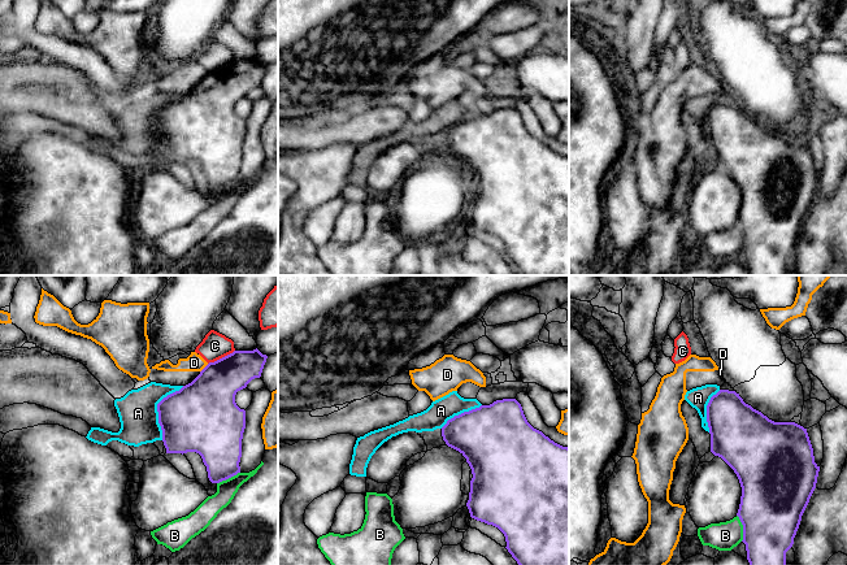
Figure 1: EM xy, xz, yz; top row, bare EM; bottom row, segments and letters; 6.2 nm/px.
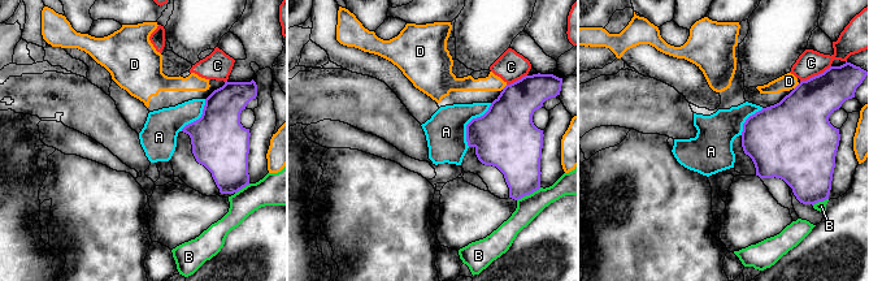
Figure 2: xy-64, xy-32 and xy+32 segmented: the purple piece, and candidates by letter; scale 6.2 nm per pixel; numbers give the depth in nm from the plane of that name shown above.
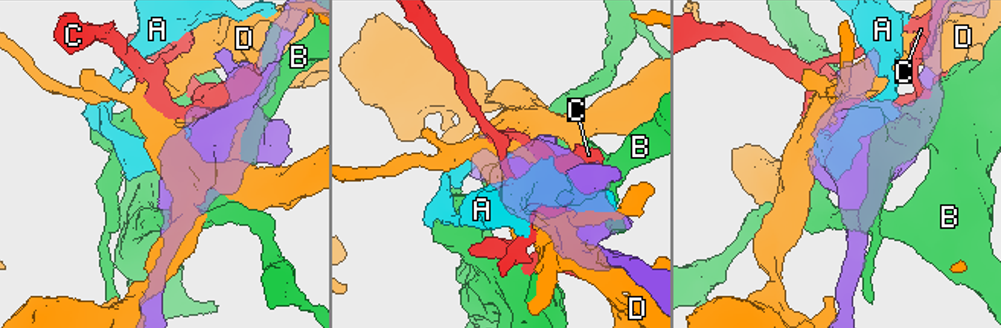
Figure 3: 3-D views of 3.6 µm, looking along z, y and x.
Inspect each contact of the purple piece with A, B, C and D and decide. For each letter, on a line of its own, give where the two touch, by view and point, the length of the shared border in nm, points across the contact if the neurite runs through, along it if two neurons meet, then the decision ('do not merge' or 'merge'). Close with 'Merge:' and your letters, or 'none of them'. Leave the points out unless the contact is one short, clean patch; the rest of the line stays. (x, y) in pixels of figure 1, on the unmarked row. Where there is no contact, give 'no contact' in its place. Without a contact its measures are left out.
A: xy (157, 118) | 360 nm | along xy (183, 95), (157, 113), (161, 148) | do not merge
B: yz (743, 237) | 170 nm | do not merge
C: xy (222, 66) | 190 nm | do not merge
D: xy (204, 77) | 80 nm | do not merge
Merge: none of them

